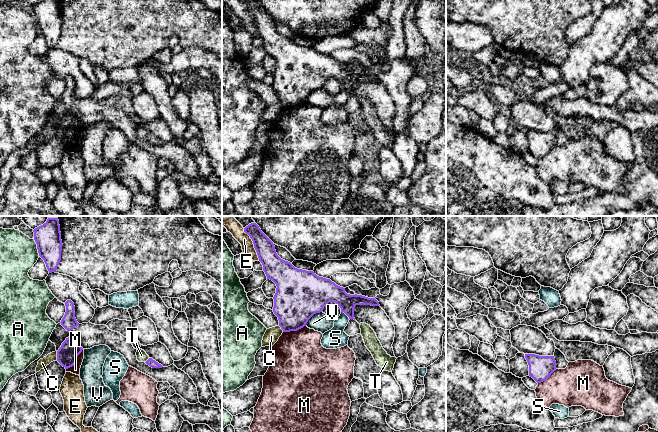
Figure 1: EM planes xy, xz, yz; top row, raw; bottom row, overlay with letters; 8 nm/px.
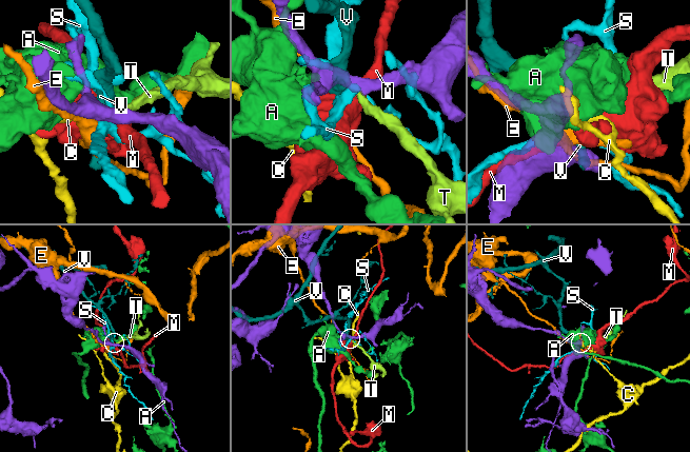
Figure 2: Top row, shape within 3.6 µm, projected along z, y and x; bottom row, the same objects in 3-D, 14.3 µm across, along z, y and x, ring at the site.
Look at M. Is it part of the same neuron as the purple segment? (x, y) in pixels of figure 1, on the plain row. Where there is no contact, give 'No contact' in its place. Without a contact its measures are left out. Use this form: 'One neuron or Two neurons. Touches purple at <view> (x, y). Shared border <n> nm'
Two neurons. Touches purple at xy (75, 136). Shared border 220 nm

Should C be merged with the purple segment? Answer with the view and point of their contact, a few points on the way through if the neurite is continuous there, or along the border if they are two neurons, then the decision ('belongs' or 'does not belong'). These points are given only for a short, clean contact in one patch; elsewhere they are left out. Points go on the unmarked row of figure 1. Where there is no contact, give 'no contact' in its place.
meets purple in xy at (57, 131); border along xy (56, 127), (57, 135); does not belong

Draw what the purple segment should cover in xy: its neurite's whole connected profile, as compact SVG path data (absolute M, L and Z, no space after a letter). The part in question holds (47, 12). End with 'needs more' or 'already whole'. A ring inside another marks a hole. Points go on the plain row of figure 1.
M43 0L33 6L39 32L49 49L55 48L60 37L62 16L59 0Z | already whole

